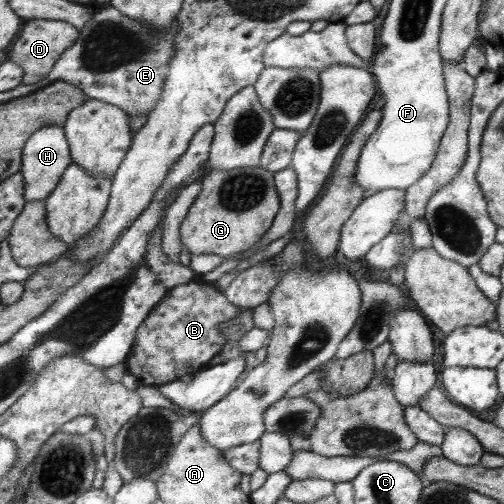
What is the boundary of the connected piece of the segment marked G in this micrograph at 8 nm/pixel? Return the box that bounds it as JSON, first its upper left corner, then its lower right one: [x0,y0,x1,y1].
[181,166,280,260]

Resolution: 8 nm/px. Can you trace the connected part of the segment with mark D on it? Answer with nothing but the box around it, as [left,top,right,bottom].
[3,19,81,85]

